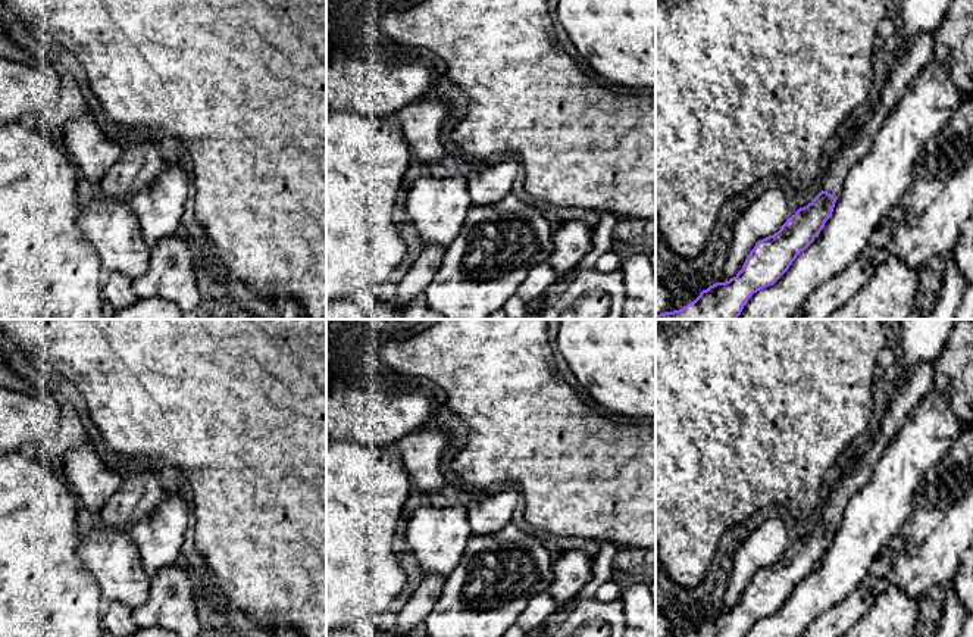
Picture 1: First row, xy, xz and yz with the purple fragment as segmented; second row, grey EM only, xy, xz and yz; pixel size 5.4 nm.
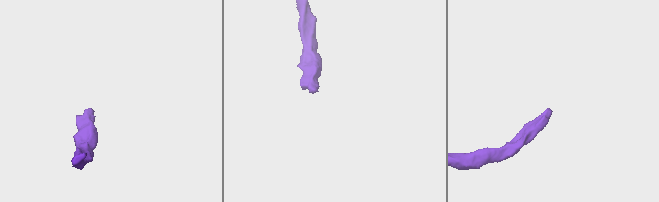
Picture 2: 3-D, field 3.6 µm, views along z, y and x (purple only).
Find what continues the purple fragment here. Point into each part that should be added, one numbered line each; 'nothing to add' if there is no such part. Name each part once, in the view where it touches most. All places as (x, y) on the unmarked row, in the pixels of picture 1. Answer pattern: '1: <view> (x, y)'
1: yz (904, 400)

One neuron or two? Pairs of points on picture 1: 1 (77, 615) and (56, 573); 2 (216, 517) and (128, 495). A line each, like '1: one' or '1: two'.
1: one
2: two

